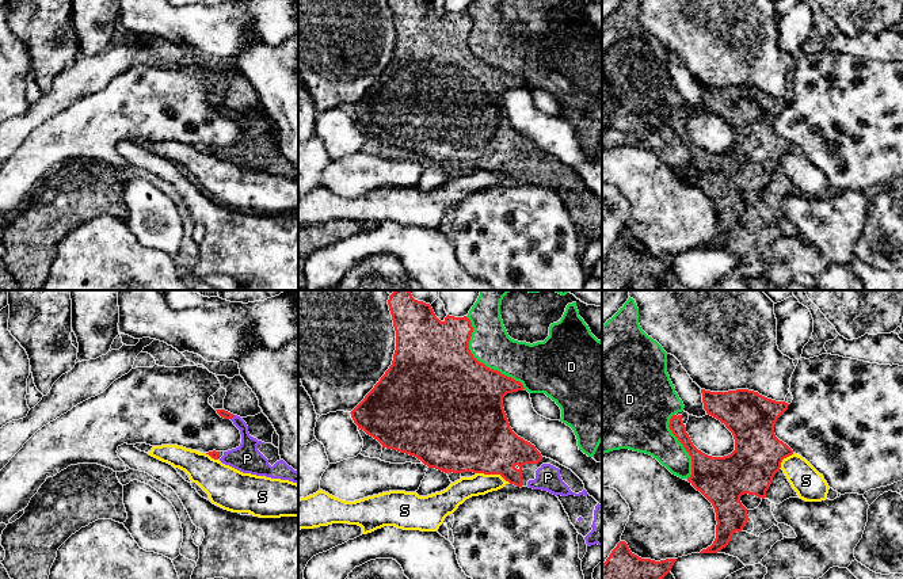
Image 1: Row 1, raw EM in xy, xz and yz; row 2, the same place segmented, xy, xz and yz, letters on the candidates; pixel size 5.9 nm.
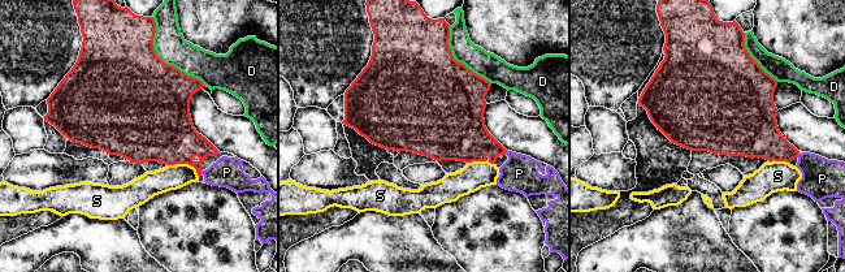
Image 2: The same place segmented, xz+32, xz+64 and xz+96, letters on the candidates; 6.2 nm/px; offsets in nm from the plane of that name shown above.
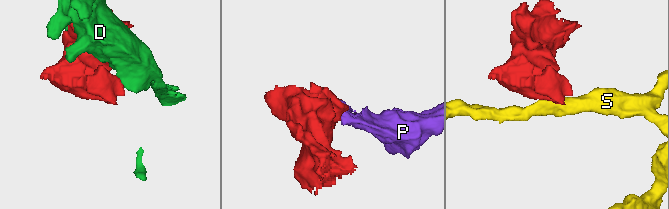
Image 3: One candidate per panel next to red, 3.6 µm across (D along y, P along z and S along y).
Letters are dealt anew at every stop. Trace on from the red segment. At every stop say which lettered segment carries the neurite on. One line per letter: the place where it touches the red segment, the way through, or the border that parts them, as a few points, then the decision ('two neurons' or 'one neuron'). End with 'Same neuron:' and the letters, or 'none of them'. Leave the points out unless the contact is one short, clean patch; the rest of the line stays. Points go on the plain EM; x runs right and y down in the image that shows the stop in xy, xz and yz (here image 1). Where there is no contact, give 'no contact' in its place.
D: xz (480, 58) | two neurons
P: xy (232, 113) | across xy (224, 110), (232, 113), (243, 124), (247, 152) | one neuron
S: xz (494, 170) | along xz (476, 168), (499, 170), (510, 179) | two neurons
Same neuron: P

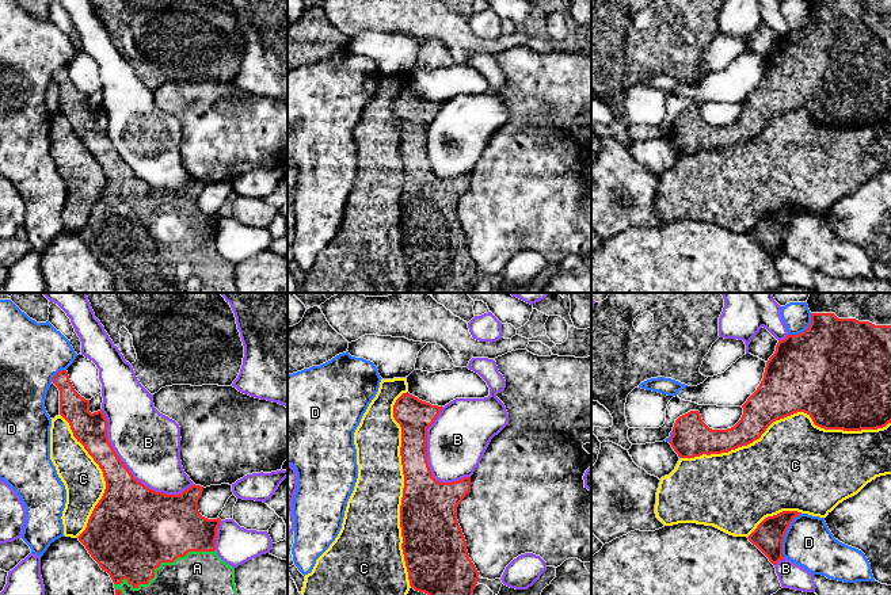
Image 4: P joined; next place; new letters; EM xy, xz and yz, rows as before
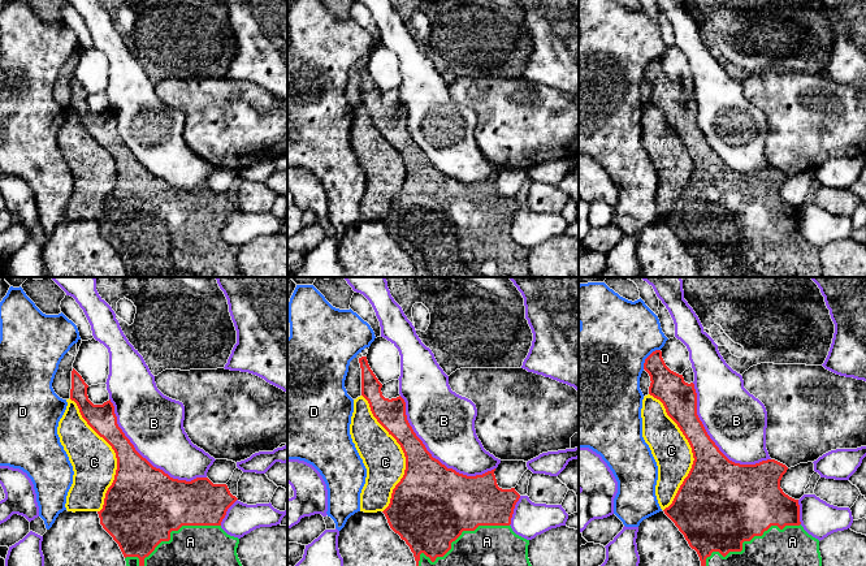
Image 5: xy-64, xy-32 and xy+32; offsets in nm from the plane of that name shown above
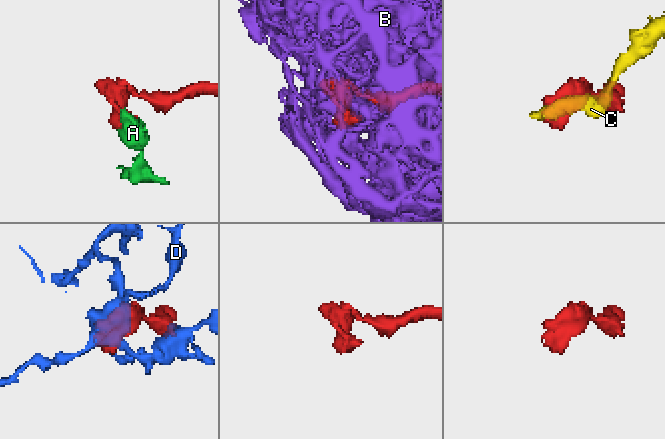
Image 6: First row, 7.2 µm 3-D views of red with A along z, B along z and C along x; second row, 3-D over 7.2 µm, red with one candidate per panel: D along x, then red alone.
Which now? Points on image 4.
A: xy (162, 258) | one neuron
B: xy (130, 170) | two neurons
C: yz (785, 113) | two neurons
D: yz (784, 231) | two neurons
Same neuron: A

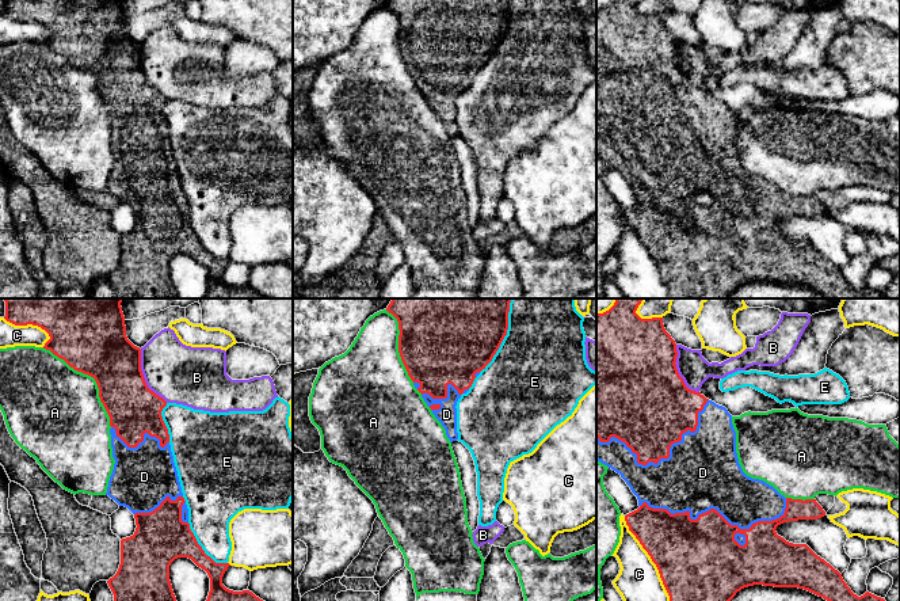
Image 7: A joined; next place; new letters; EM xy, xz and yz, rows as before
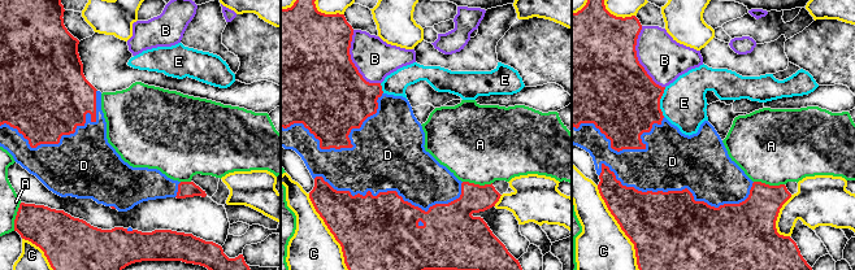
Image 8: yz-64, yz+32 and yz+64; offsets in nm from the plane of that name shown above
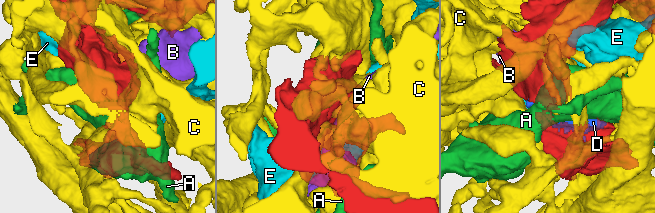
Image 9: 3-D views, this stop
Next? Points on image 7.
A: xy (92, 72) | two neurons
B: xy (142, 73) | two neurons
C: yz (651, 254) | two neurons
D: yz (716, 206) | one neuron
E: xz (503, 34) | two neurons
Same neuron: D

